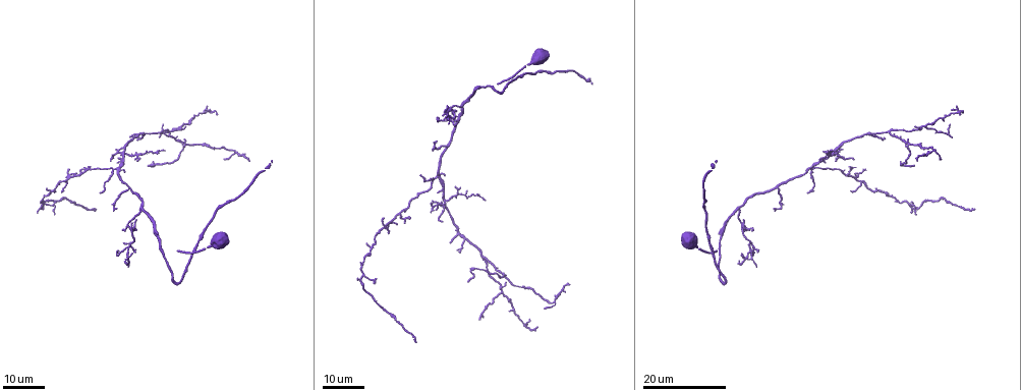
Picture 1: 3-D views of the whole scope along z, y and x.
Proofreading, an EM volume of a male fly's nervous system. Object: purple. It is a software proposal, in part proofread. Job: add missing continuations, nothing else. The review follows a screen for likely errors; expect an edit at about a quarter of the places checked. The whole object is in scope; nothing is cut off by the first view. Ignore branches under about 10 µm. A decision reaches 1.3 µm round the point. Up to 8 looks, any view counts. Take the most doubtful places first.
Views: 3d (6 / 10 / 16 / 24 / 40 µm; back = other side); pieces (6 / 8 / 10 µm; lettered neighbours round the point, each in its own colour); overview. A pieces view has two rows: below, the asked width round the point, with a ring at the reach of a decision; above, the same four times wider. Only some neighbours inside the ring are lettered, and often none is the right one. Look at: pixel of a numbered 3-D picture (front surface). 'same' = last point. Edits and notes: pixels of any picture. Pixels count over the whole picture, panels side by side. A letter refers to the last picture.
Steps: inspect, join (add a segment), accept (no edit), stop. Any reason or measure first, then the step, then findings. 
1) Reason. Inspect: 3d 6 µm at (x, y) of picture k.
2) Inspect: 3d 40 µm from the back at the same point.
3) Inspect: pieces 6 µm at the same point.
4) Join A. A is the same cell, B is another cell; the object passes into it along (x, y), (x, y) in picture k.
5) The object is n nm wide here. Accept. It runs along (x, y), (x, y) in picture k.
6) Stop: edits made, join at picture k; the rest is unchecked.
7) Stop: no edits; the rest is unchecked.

Long arm stops here. Inspect: 3d 24 µm at (273, 161) of picture 1.

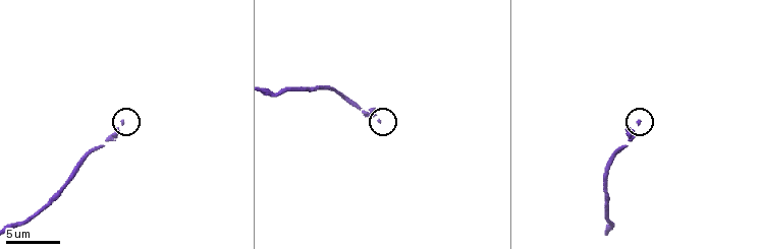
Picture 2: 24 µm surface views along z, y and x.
Inspect: pieces 6 µm at (122, 121) of picture 2.

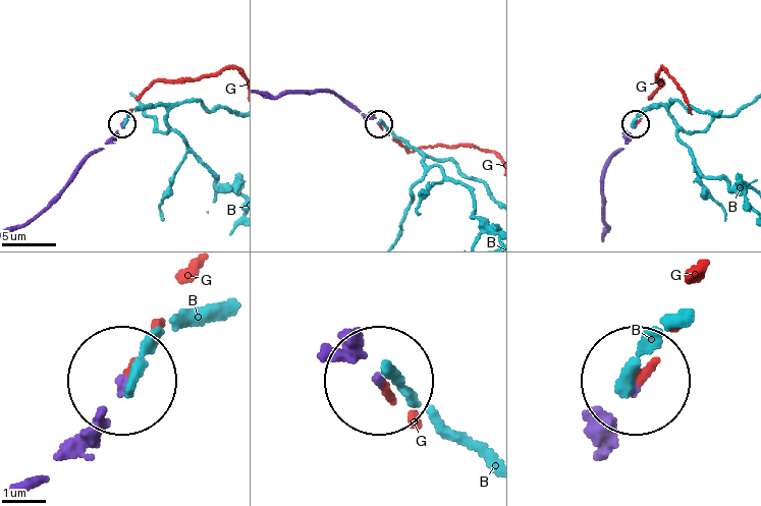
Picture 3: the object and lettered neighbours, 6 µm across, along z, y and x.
Join G. G is the same cell, B is another cell; the object passes into it along (93, 153), (155, 82), (215, 76), (231, 68) in picture 3; the neuron continues.

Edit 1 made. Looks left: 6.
Inspect: overview.

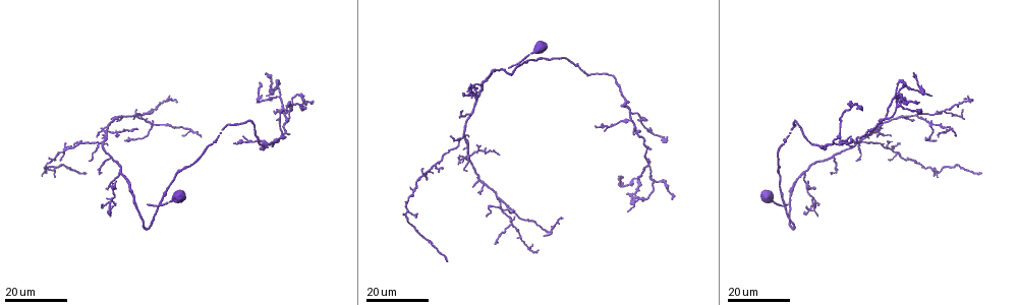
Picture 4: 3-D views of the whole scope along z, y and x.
End of a long branch. Inspect: 3d 16 µm at (488, 216) of picture 4.

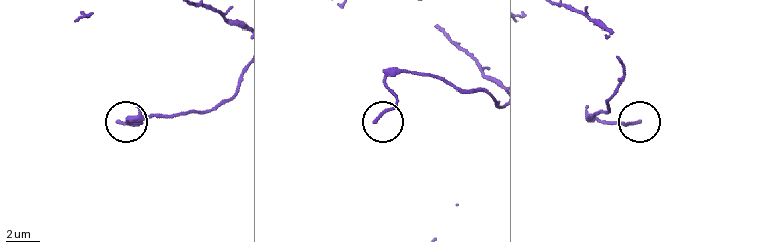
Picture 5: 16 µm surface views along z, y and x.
What lies round it. Inspect: pieces 8 µm at (640, 123) of picture 5.

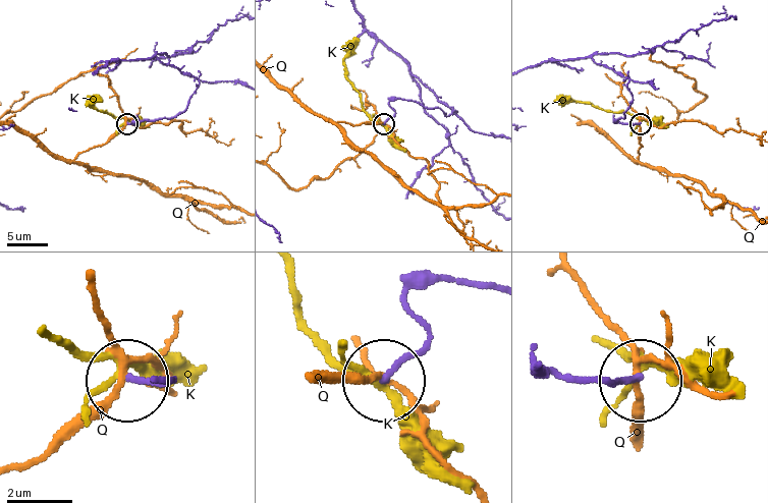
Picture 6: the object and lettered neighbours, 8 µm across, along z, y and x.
Accept. K and Q are other cells; it runs along (541, 362), (583, 380), (637, 380) in picture 6; none of them fits.

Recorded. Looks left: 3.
Thin end. Inspect: 3d 24 µm at (159, 136) of picture 1.

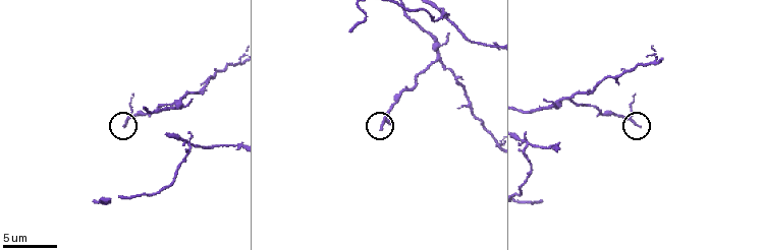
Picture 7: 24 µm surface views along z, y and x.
What lies round it. Inspect: pieces 6 µm at (381, 128) of picture 7.

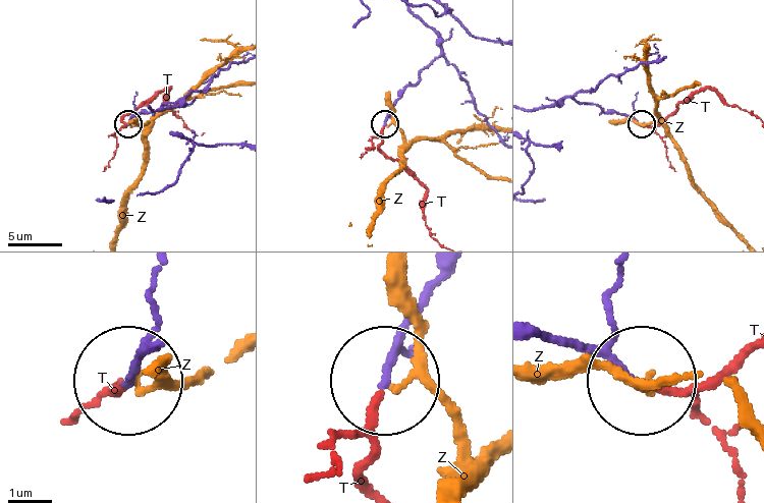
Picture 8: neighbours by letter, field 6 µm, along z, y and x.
Join T. T is the same cell, Z is another cell; the object passes into it along (447, 274), (378, 384), (374, 483) in picture 8; it goes on there.

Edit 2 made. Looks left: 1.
Stop: edits made, join at picture 3, join at picture 8; the rest is unchecked.

